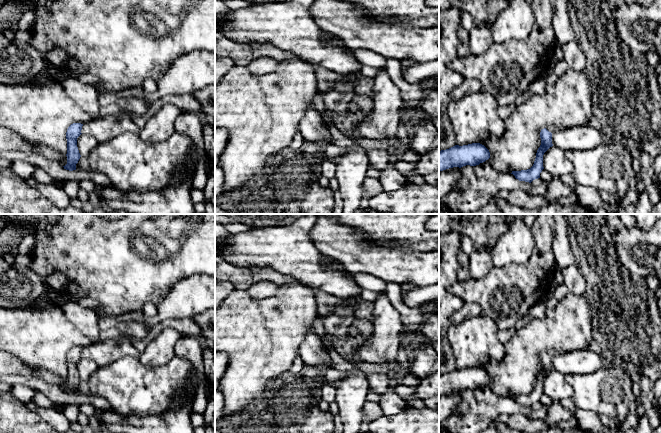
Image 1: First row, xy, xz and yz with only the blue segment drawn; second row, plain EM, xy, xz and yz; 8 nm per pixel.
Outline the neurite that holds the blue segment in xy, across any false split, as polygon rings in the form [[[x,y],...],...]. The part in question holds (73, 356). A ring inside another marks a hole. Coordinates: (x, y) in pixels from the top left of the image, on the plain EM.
[[[73,347],[71,348],[66,356],[66,363],[67,363],[67,388],[64,393],[73,395],[76,394],[76,388],[78,387],[81,379],[79,377],[77,371],[77,362],[82,358],[83,348],[81,347]]]

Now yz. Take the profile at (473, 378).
[[[480,367],[455,369],[439,375],[439,395],[466,389],[476,390],[490,382],[489,374]]]

